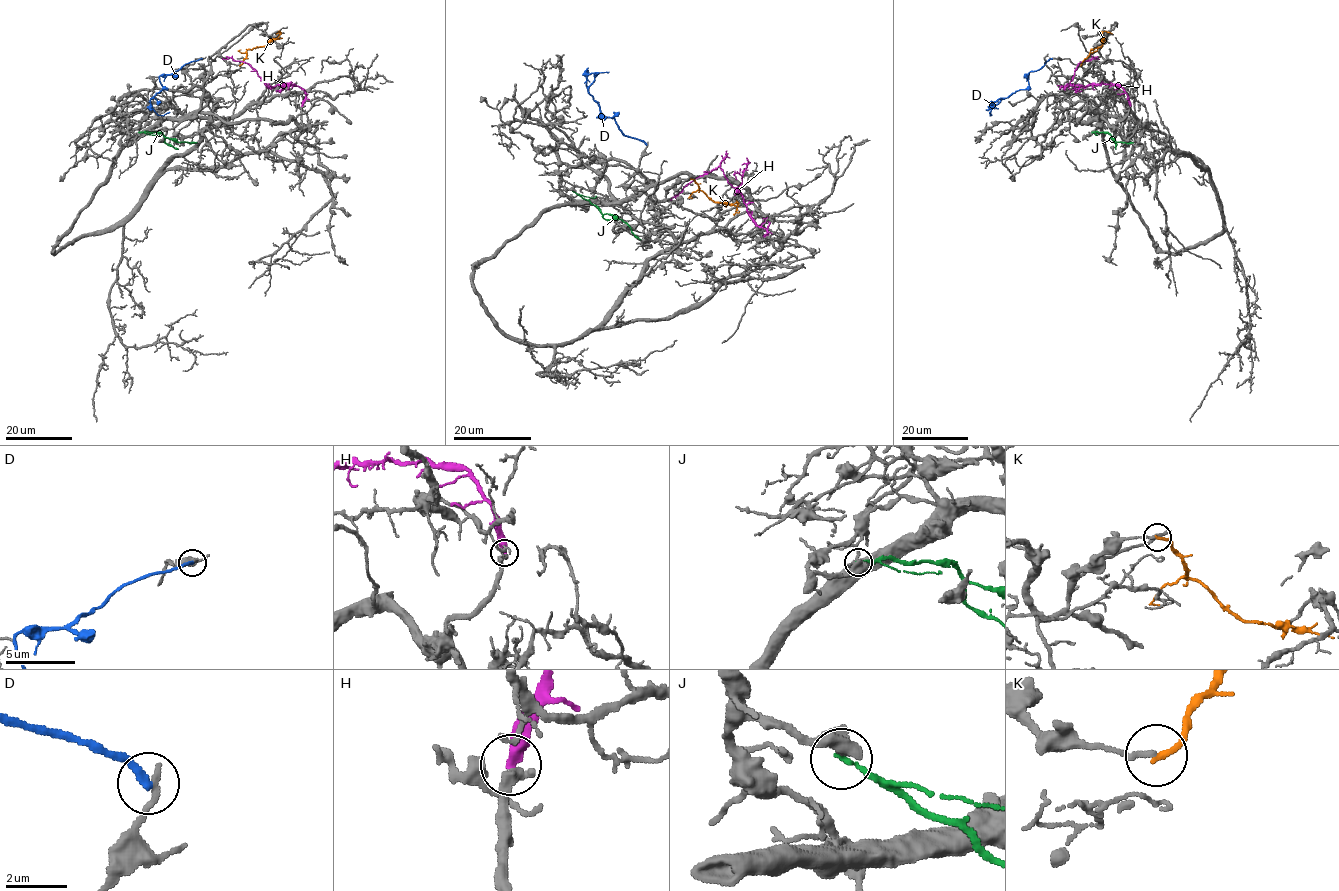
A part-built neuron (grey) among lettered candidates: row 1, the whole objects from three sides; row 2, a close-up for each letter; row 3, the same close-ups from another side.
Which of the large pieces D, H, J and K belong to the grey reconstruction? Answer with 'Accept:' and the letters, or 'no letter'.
Accept: no letter

